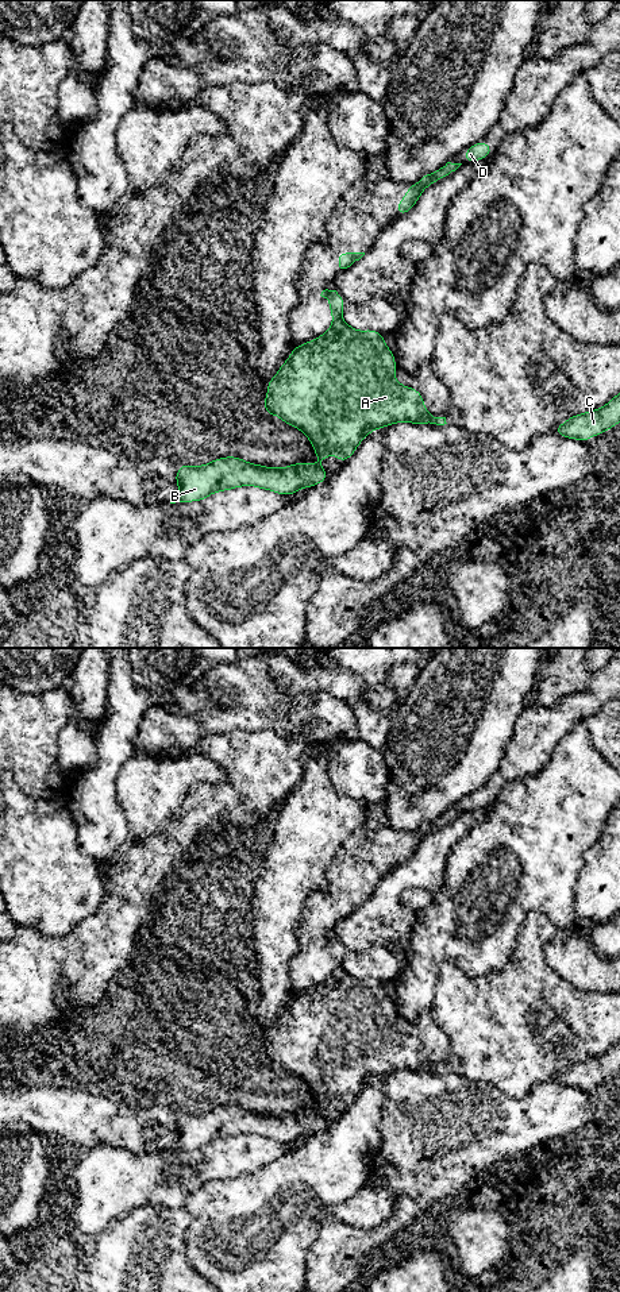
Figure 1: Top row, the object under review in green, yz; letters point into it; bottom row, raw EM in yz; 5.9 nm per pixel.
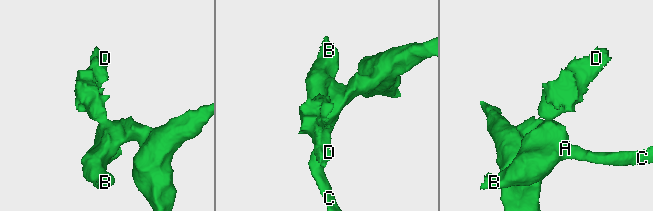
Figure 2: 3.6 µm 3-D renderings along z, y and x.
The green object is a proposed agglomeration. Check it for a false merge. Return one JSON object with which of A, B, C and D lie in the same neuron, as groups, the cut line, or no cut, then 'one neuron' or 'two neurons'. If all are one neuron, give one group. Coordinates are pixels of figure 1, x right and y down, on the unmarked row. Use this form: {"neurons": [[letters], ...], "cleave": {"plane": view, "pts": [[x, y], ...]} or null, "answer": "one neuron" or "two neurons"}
{"neurons": [["A", "B", "C"], ["D"]], "cleave": {"plane": "yz", "pts": [[341, 965], [334, 970]]}, "answer": "two neurons"}

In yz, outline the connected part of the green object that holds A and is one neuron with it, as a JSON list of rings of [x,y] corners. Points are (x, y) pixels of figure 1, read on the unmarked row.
[[[335,968],[321,984],[293,996],[288,1008],[281,1013],[278,1021],[269,1029],[263,1050],[266,1062],[278,1064],[285,1072],[299,1076],[309,1087],[317,1110],[313,1114],[296,1110],[282,1116],[249,1111],[236,1104],[215,1107],[196,1115],[181,1111],[178,1121],[174,1123],[174,1130],[180,1133],[180,1138],[170,1148],[170,1152],[204,1149],[216,1139],[226,1139],[240,1134],[255,1134],[281,1143],[296,1142],[303,1135],[312,1135],[326,1130],[327,1118],[319,1112],[320,1108],[336,1102],[338,1110],[343,1111],[353,1104],[361,1089],[374,1077],[381,1077],[394,1071],[447,1072],[446,1065],[434,1065],[430,1062],[420,1040],[398,1031],[394,1021],[396,1007],[384,990],[381,980],[374,977],[357,979],[344,968]]]

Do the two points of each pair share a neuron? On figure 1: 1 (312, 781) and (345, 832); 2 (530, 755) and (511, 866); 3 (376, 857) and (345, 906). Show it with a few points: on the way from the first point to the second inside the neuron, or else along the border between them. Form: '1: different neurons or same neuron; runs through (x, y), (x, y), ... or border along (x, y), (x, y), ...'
1: same neuron; runs through (324, 793), (345, 813), (345, 820)
2: different neurons; border along (550, 758), (532, 774), (512, 781), (499, 795)
3: same neuron; runs through (370, 870), (346, 894)

